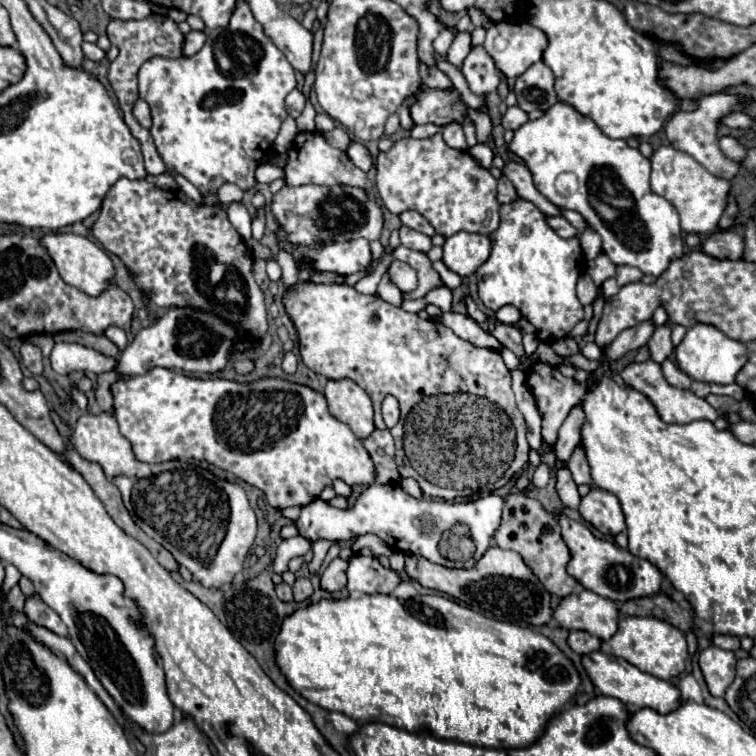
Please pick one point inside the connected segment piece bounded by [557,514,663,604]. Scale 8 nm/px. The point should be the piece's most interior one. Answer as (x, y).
(599, 565)

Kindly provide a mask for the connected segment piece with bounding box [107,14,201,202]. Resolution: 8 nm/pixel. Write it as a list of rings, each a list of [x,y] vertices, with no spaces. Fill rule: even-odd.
[[[151,14],[151,16],[143,18],[143,20],[127,20],[127,22],[123,22],[123,20],[111,20],[109,26],[107,26],[107,36],[109,36],[111,44],[119,48],[119,56],[117,56],[117,60],[111,62],[111,68],[109,68],[109,82],[111,82],[113,90],[115,90],[117,100],[119,100],[119,108],[123,110],[125,124],[129,126],[131,134],[141,142],[147,172],[149,172],[149,174],[171,174],[171,176],[175,178],[175,182],[179,184],[179,188],[181,188],[187,196],[191,196],[191,200],[201,202],[201,192],[199,192],[189,180],[185,180],[183,176],[179,176],[177,172],[169,170],[169,168],[163,164],[163,160],[161,160],[161,156],[159,156],[159,152],[157,152],[157,146],[155,146],[155,142],[153,142],[151,132],[149,132],[147,128],[143,128],[143,126],[137,122],[137,118],[133,116],[133,106],[135,106],[135,102],[139,100],[139,92],[137,92],[137,72],[139,72],[139,68],[143,66],[143,62],[147,62],[147,60],[153,58],[153,56],[179,58],[179,56],[183,54],[185,36],[181,34],[179,26],[177,26],[173,20],[169,20],[167,16],[161,16],[161,14]]]

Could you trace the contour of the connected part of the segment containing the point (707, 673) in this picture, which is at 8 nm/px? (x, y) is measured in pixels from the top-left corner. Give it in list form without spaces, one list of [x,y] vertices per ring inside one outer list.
[[[709,646],[699,654],[699,666],[707,688],[713,696],[723,696],[725,690],[735,680],[735,666],[737,658],[733,652],[723,650],[719,646]]]

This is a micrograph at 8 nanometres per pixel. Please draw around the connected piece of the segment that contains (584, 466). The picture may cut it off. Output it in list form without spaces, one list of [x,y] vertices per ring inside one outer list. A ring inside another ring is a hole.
[[[581,446],[575,448],[575,452],[573,452],[573,456],[571,456],[567,468],[569,468],[571,474],[573,474],[575,484],[591,484],[589,464],[587,464],[587,460],[585,460],[585,456],[583,456],[583,448],[581,448]]]

